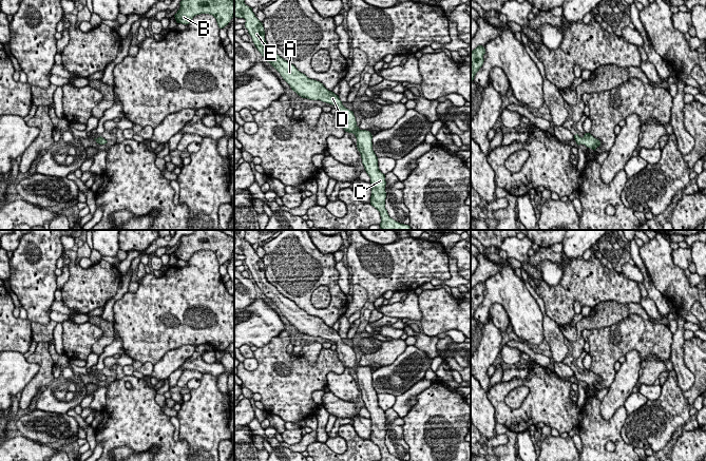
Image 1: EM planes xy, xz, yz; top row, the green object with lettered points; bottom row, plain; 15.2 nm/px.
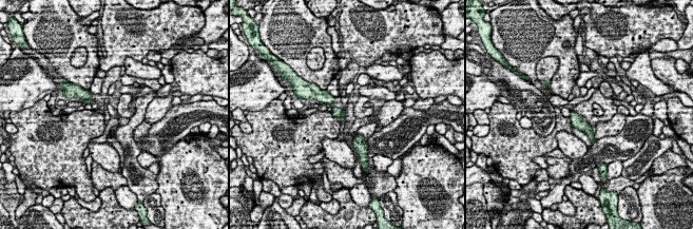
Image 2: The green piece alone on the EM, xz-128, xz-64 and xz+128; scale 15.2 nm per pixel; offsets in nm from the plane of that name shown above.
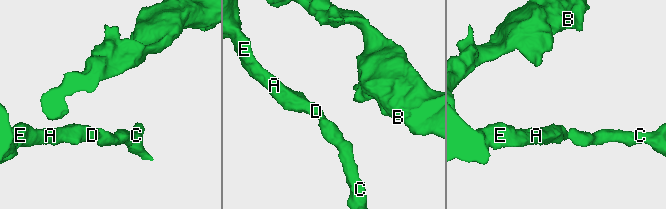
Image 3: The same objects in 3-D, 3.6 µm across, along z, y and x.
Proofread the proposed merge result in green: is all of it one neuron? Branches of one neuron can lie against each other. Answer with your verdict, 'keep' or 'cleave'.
keep

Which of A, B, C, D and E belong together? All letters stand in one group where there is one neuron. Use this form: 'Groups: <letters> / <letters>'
Groups: A B C D E

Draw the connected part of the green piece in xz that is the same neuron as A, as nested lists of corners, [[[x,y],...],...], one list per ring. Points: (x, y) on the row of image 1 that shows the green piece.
[[[234,0],[234,16],[246,20],[245,27],[248,30],[252,41],[262,54],[290,85],[291,90],[302,98],[321,100],[337,108],[337,116],[345,132],[352,133],[357,138],[357,148],[361,154],[362,164],[371,184],[370,205],[375,207],[381,216],[380,228],[382,230],[412,230],[408,225],[400,224],[389,217],[385,209],[385,175],[379,170],[378,157],[373,150],[373,135],[369,131],[360,130],[357,126],[354,112],[346,109],[339,96],[328,91],[320,81],[308,78],[293,64],[281,58],[265,40],[263,23],[255,17],[252,8],[245,4],[245,0]]]

